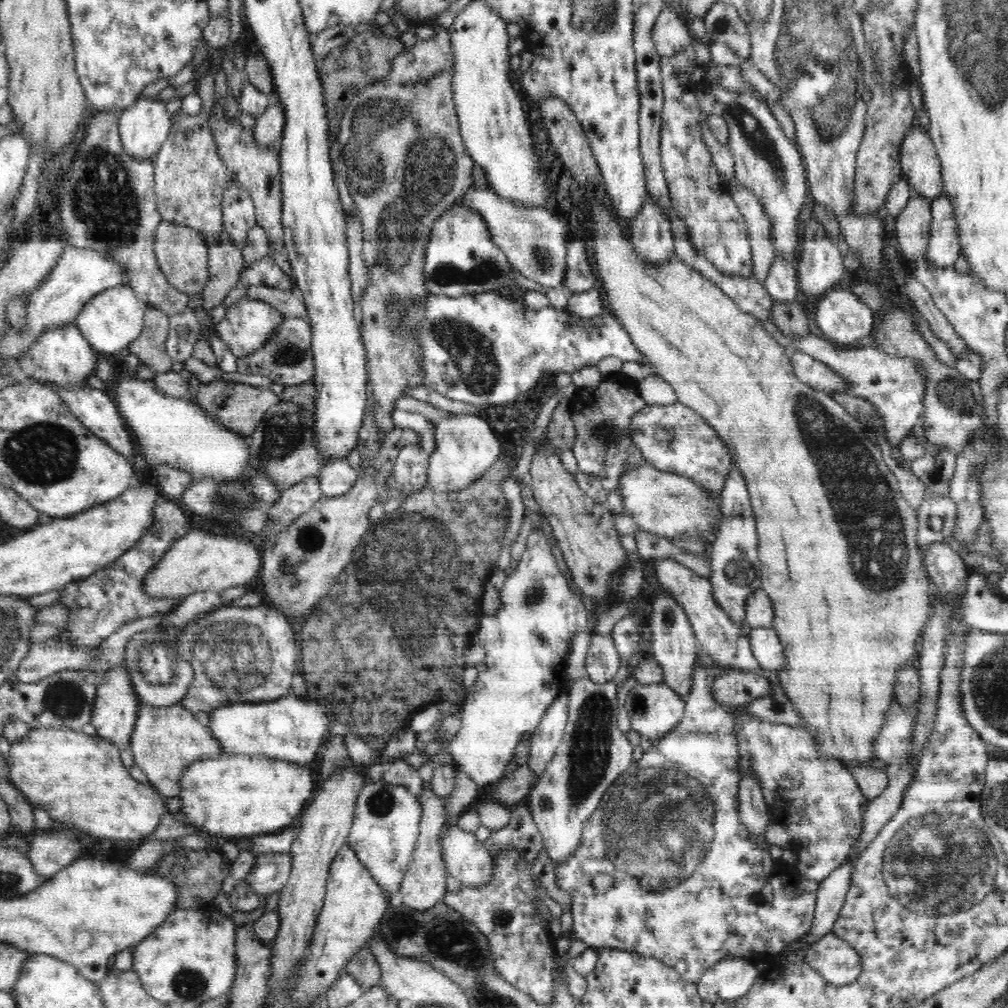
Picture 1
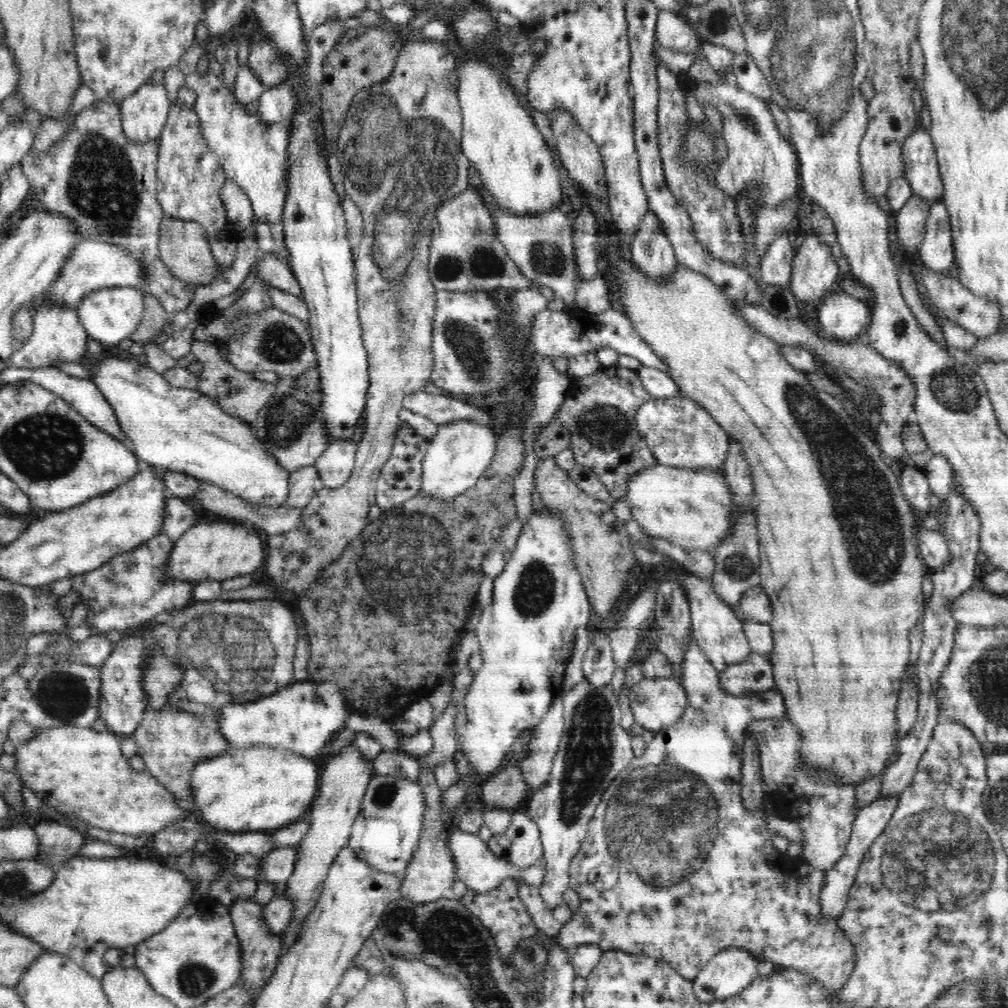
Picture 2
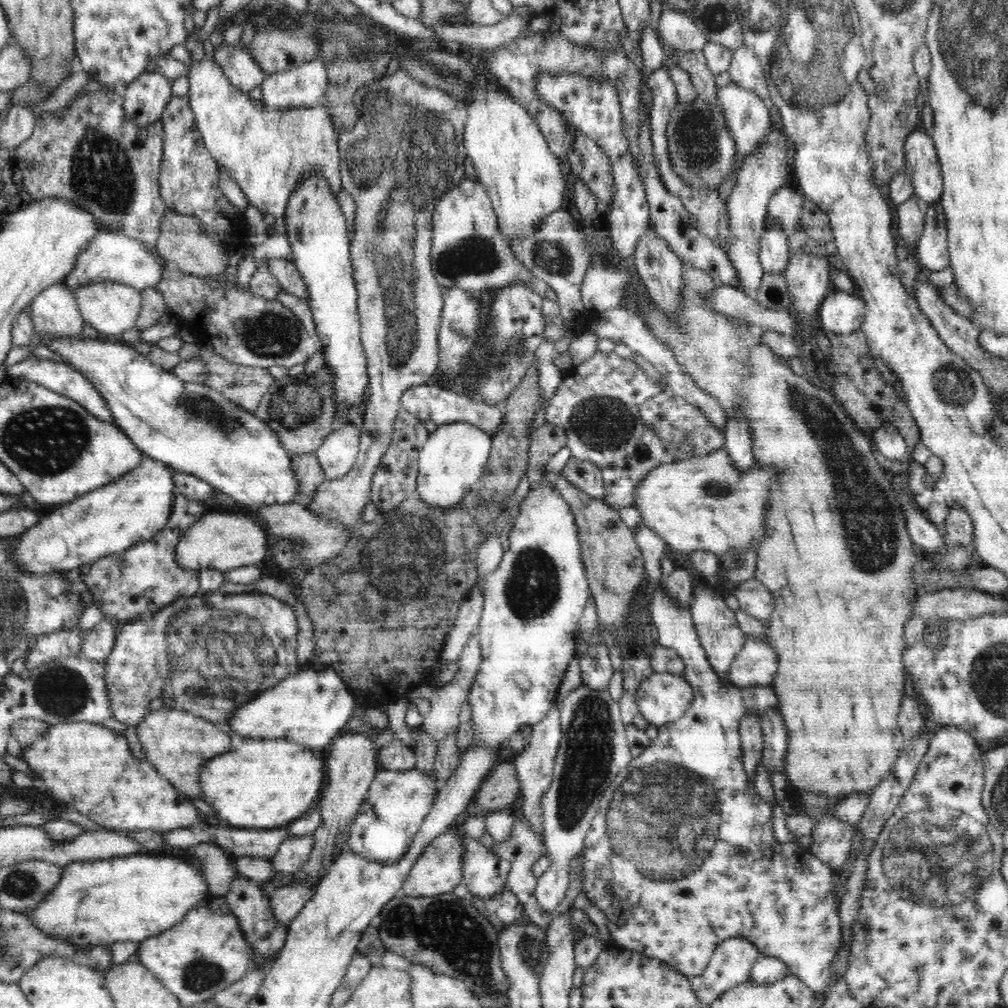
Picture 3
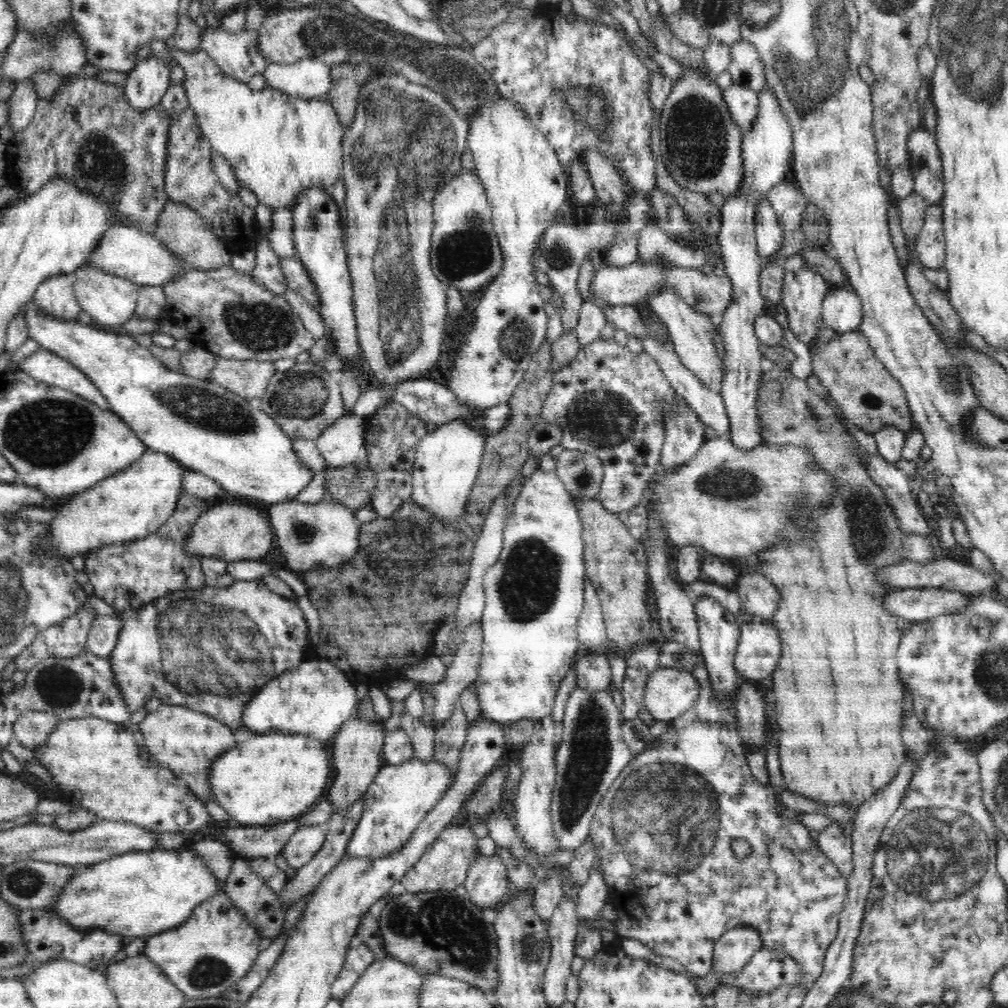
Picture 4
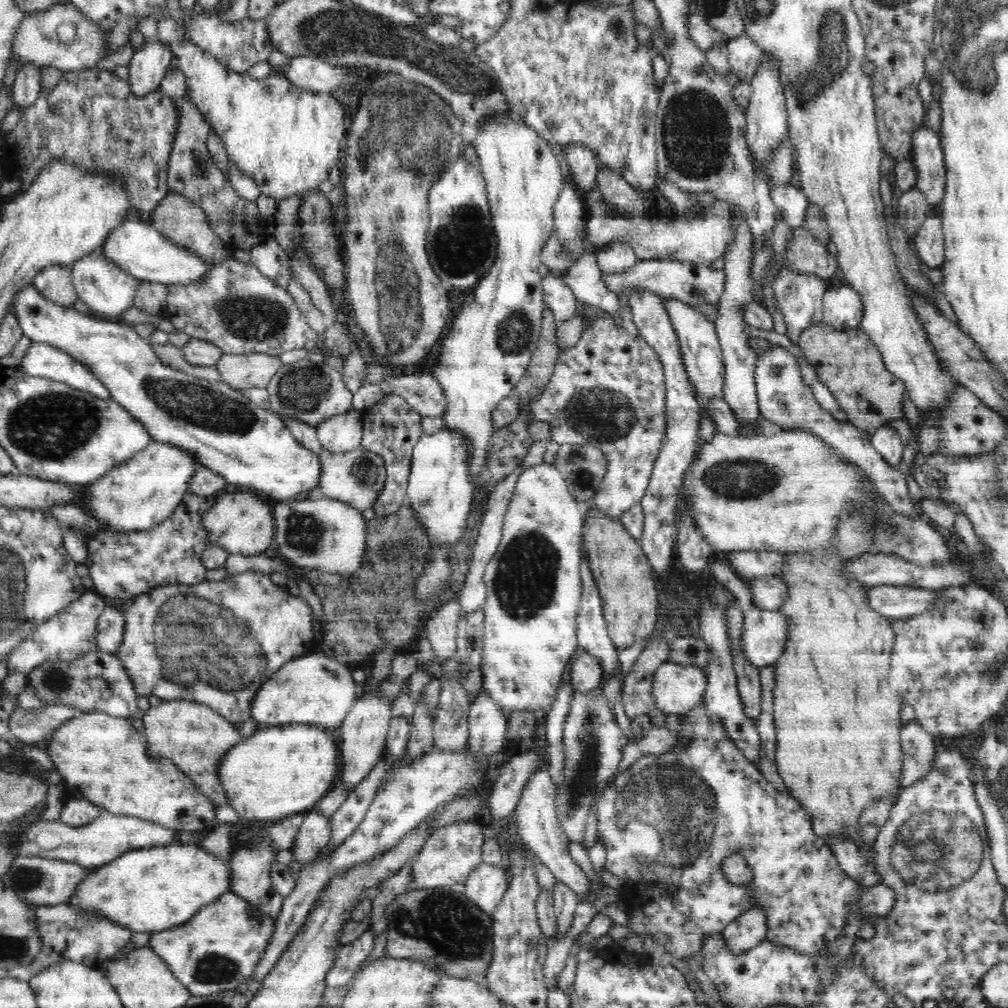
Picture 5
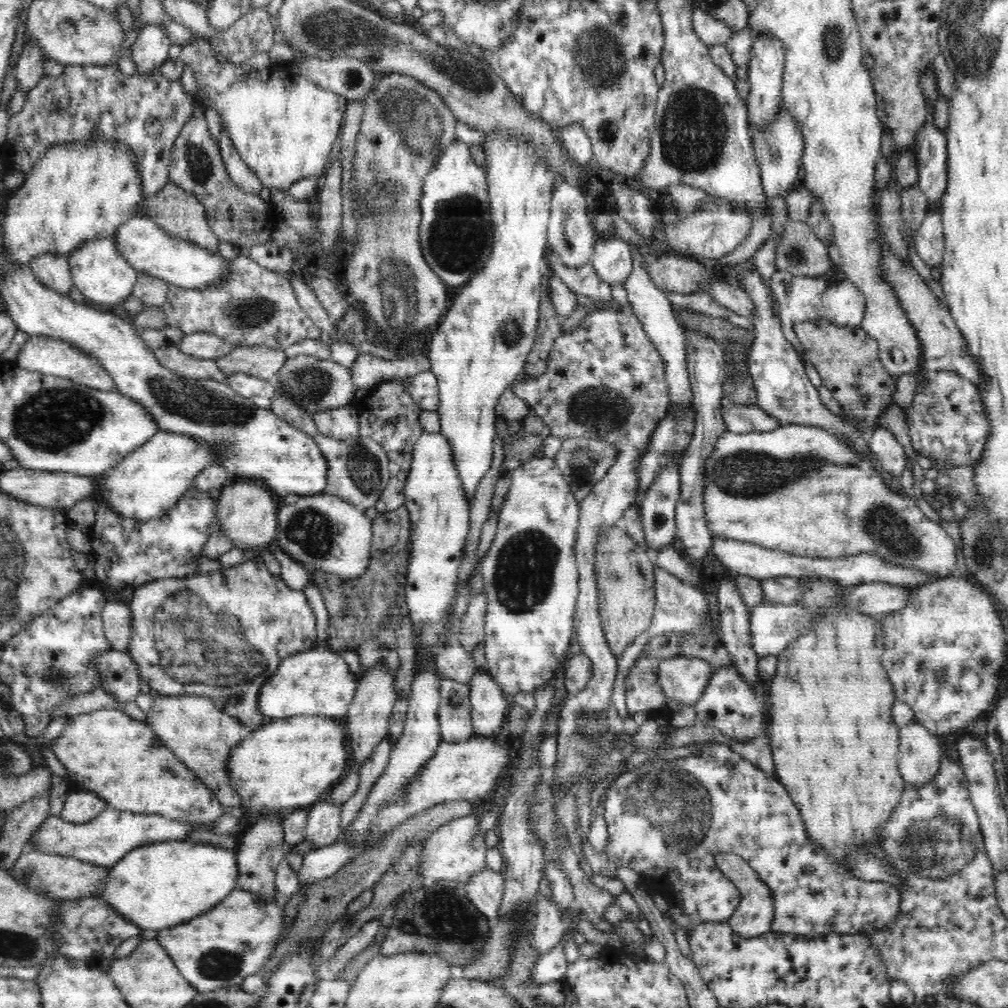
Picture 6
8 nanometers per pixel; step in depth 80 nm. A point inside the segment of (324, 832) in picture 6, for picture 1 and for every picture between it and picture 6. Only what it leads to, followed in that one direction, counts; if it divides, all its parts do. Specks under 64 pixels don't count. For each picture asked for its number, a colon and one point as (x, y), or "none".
1: (271, 872)
2: (277, 867)
3: (293, 854)
4: (306, 842)
5: (315, 834)

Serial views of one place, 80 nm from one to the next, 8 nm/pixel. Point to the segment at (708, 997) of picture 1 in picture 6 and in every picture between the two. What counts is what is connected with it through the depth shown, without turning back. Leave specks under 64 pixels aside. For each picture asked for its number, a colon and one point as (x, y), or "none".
2: (732, 970)
3: (733, 959)
4: (732, 951)
5: (749, 928)
6: (753, 916)

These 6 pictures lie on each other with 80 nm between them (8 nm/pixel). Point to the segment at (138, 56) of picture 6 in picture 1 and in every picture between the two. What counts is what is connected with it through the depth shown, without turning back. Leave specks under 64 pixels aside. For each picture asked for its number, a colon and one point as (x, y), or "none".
1: (144, 125)
2: (144, 113)
3: (144, 100)
4: (146, 84)
5: (148, 65)

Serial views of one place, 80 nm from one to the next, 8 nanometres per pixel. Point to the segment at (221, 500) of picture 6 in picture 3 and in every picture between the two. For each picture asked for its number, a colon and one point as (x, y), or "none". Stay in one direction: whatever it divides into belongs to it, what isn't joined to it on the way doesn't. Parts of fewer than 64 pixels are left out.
3: (224, 540)
4: (235, 530)
5: (243, 523)

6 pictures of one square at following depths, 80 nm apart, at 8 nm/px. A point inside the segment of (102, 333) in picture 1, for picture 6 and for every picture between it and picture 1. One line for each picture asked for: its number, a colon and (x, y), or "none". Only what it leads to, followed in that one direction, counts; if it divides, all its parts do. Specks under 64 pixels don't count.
2: (110, 315)
3: (111, 308)
4: (111, 300)
5: (108, 290)
6: (100, 273)

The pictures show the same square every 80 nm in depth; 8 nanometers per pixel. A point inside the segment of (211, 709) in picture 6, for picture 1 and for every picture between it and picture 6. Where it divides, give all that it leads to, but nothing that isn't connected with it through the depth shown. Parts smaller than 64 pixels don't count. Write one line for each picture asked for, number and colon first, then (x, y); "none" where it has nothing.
1: (166, 740)
2: (171, 742)
3: (177, 744)
4: (186, 742)
5: (195, 738)

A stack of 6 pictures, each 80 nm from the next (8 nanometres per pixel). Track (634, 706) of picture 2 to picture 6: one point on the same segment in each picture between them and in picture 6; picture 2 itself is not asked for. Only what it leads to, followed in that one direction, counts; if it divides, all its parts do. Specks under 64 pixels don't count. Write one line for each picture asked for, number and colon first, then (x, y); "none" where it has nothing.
3: (662, 698)
4: (670, 692)
5: (677, 688)
6: (683, 679)

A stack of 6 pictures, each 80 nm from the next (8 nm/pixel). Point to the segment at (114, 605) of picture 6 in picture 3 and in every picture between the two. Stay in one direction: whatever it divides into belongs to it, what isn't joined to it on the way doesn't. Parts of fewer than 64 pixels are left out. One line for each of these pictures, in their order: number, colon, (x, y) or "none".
3: (98, 643)
4: (102, 638)
5: (110, 632)

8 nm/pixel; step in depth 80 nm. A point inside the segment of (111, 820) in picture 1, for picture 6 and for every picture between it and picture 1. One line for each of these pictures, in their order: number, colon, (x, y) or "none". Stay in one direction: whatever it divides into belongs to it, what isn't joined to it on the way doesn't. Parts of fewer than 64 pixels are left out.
2: (78, 770)
3: (87, 766)
4: (96, 762)
5: (101, 757)
6: (119, 758)

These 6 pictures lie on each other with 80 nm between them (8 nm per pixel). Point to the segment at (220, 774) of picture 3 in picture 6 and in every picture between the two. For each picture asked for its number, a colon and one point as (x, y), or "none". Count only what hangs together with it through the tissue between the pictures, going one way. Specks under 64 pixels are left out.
4: (266, 779)
5: (280, 770)
6: (287, 764)

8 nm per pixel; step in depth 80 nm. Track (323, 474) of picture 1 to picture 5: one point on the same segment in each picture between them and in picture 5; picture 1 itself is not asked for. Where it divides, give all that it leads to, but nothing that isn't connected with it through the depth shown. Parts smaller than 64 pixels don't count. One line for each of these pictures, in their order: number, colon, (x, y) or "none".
2: (335, 465)
3: (338, 453)
4: (341, 443)
5: (343, 432)

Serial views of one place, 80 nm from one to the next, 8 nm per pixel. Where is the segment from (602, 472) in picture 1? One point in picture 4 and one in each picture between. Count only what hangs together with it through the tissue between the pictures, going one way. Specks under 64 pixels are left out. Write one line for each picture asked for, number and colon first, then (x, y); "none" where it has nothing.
2: (599, 410)
3: (599, 404)
4: (606, 401)

